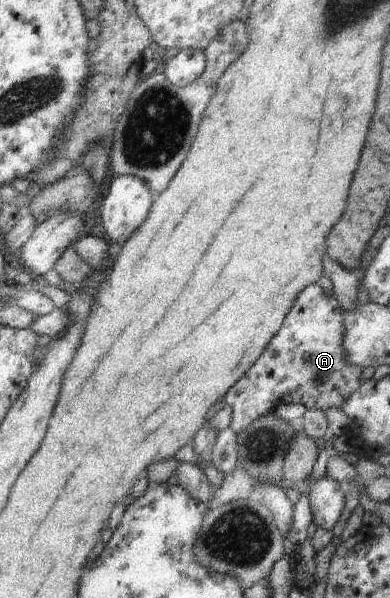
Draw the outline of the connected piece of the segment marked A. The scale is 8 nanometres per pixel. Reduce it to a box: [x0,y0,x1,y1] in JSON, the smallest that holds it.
[225,284,365,435]

